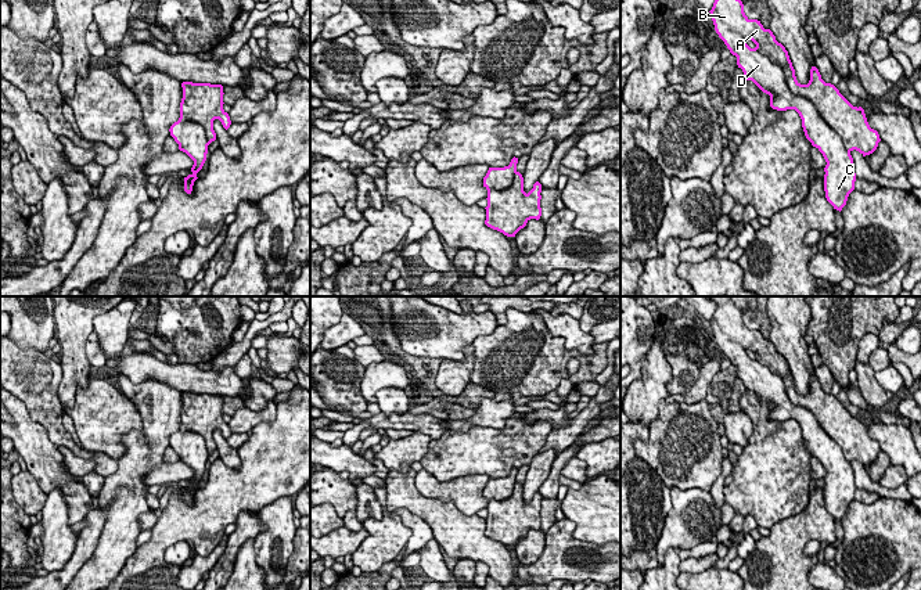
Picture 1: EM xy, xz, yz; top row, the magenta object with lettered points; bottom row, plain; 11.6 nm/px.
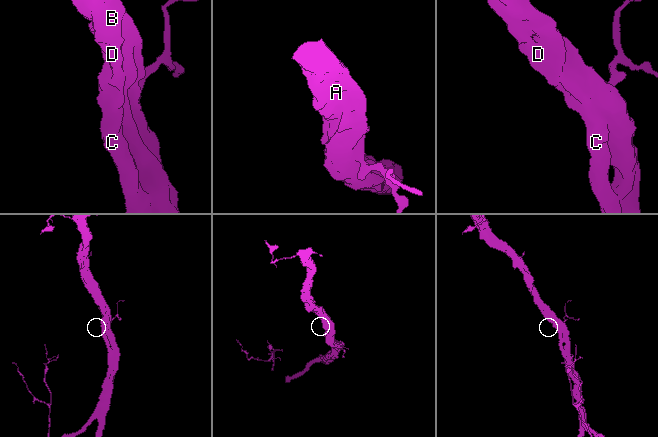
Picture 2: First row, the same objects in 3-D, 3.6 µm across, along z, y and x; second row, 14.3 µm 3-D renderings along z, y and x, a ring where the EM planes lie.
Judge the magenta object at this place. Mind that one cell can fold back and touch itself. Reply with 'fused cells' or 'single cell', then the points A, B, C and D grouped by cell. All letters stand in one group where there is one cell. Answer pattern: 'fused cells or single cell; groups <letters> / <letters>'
single cell; groups A B C D

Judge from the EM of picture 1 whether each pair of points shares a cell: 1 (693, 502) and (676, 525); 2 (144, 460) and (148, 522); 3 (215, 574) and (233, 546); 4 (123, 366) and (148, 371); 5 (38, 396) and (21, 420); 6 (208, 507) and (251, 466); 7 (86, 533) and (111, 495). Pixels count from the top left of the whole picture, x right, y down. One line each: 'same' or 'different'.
1: same
2: different
3: same
4: same
5: different
6: same
7: different

